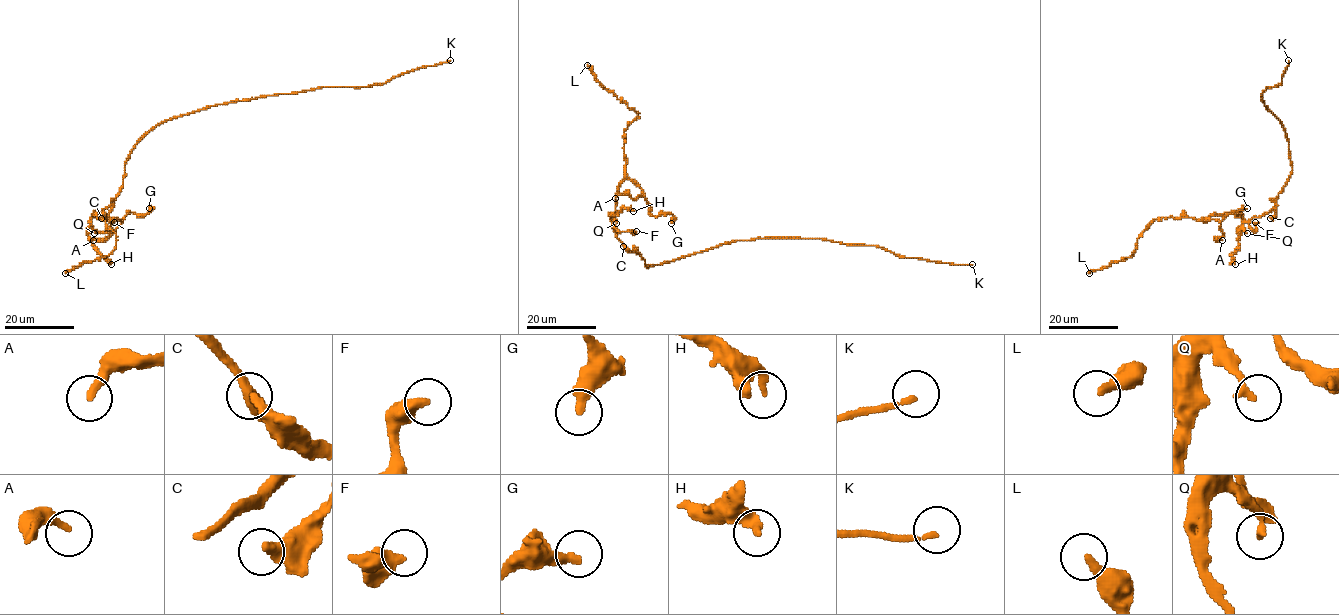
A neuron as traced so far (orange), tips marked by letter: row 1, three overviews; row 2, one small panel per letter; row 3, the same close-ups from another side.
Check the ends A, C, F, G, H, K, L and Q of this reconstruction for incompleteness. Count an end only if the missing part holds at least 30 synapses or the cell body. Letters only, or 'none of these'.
K

